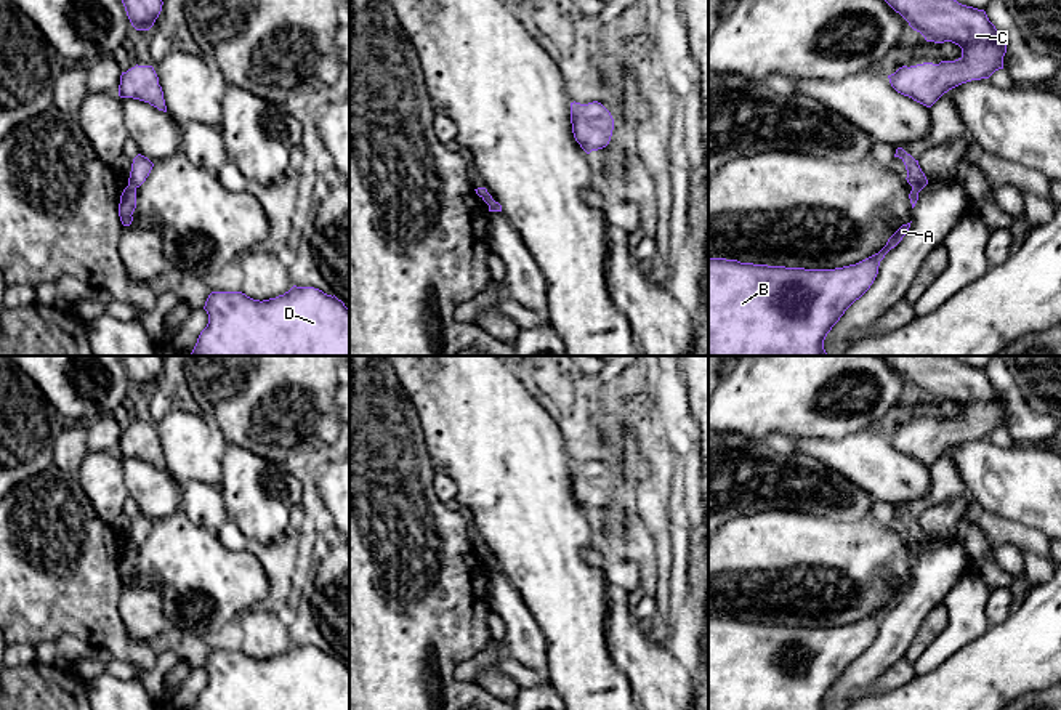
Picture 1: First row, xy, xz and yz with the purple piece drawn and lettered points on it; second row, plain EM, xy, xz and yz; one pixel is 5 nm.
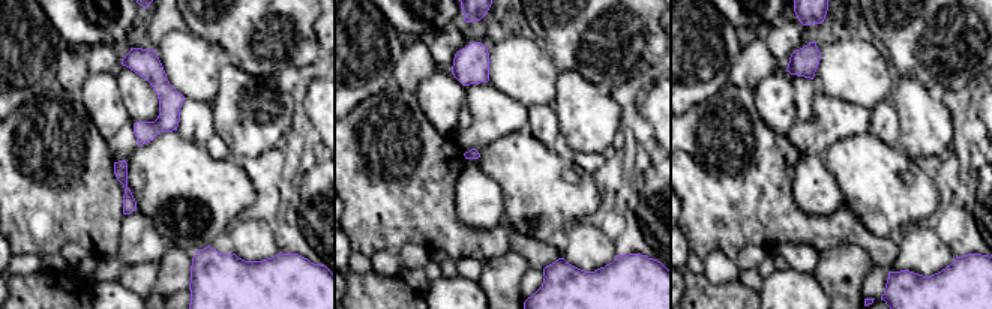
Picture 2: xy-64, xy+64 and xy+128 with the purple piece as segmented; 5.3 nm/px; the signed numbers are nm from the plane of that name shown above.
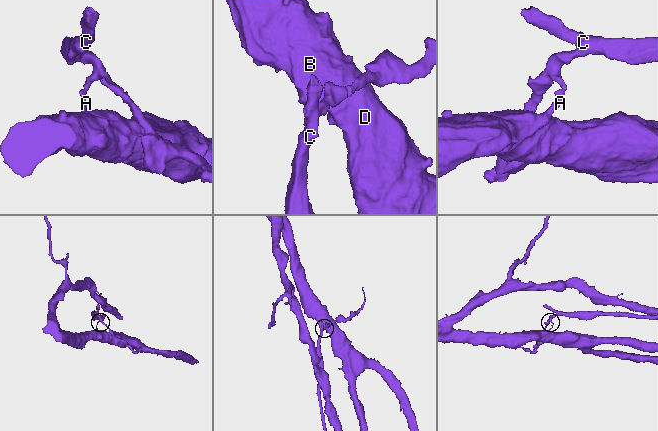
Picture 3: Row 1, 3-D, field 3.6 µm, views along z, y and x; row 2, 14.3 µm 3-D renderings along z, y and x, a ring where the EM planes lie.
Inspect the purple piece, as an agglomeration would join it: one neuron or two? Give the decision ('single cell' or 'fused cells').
fused cells

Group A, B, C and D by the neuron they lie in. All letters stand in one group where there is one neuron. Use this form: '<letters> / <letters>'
A B D / C

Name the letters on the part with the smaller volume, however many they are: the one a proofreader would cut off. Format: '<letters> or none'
C

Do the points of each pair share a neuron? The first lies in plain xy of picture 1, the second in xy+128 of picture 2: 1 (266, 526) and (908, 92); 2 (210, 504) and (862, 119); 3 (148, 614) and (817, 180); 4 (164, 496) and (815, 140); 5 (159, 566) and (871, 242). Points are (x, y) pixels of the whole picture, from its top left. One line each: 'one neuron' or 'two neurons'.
1: one neuron
2: two neurons
3: one neuron
4: one neuron
5: two neurons

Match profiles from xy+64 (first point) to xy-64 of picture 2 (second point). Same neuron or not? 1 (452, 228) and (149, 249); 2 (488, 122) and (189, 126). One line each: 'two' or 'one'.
1: two
2: two

